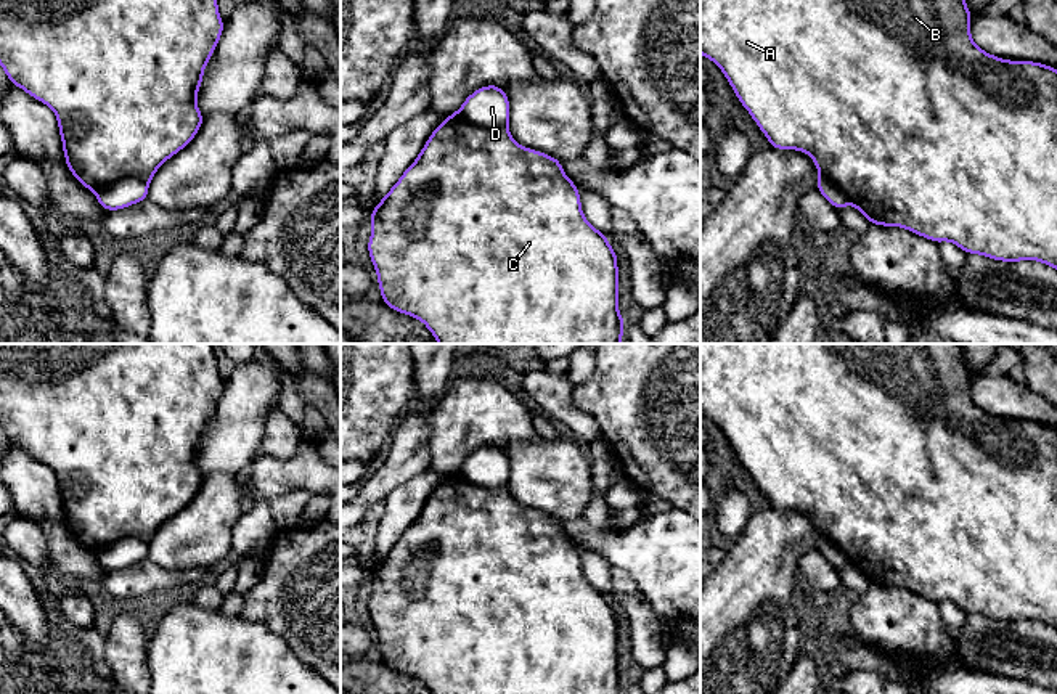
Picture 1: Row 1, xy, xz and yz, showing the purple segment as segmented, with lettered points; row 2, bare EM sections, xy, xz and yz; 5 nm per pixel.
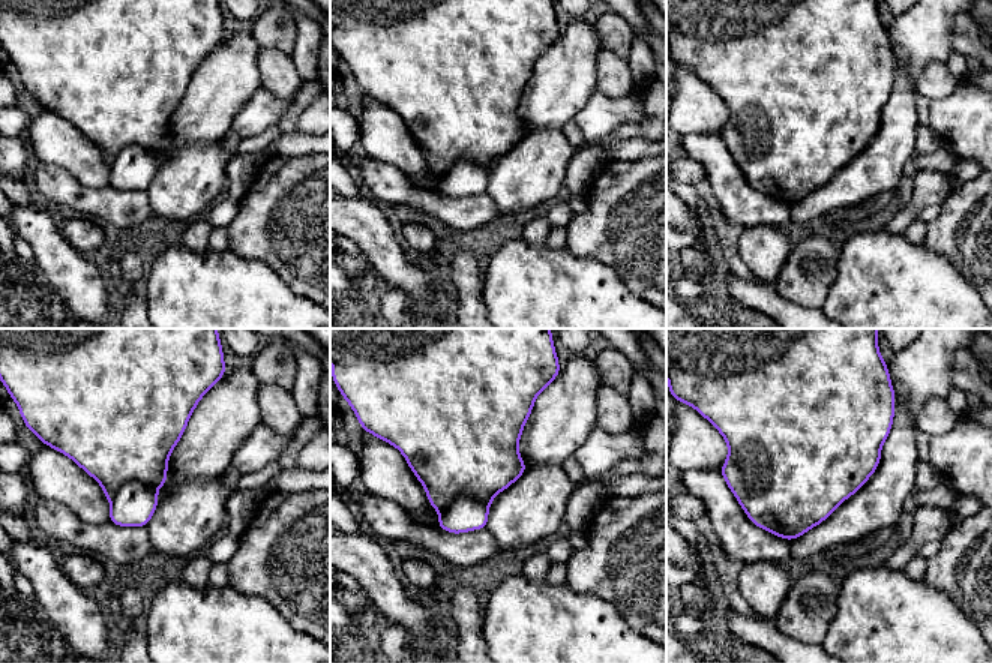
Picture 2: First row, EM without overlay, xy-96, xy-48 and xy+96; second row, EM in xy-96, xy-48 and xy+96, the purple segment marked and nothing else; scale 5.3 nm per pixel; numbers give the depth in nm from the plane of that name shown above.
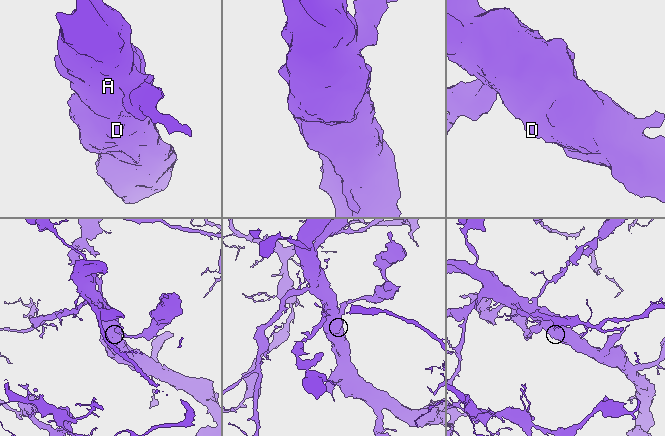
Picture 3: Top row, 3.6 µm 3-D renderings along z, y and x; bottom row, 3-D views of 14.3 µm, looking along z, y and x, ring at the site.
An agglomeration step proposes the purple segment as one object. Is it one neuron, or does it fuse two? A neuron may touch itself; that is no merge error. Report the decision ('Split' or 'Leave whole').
Split

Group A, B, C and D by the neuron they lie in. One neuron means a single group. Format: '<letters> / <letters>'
A B C / D

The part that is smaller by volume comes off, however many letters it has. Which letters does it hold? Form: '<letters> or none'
D

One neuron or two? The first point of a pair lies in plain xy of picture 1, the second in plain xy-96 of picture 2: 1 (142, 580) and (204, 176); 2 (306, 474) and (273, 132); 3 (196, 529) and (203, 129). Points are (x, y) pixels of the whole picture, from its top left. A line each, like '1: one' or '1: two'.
1: two
2: two
3: two

